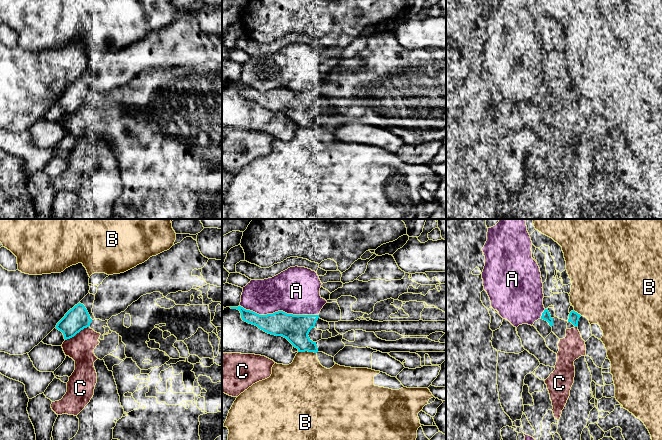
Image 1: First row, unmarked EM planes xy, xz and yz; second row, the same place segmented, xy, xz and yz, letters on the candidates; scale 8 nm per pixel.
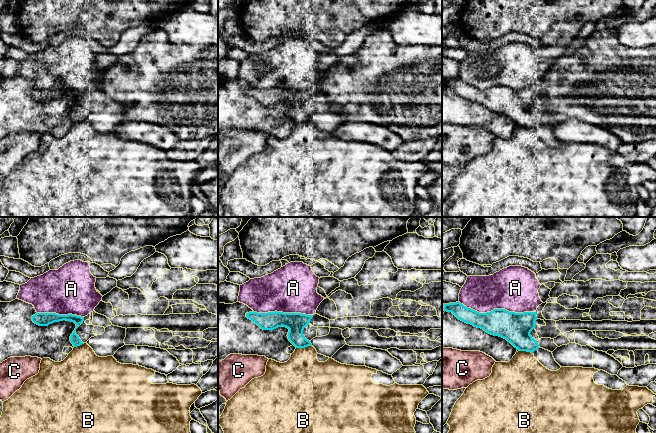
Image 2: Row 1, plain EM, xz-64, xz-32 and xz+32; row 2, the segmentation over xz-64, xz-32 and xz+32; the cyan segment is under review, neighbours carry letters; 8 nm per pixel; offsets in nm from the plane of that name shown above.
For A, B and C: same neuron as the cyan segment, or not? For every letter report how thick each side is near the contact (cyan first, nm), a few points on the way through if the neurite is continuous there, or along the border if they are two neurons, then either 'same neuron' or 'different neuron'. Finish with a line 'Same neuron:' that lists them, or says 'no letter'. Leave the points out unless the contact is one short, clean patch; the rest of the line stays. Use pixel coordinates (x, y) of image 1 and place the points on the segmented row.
A: 220/380 nm | different neuron
B: 220/380 nm | different neuron
C: 190/220 nm | different neuron
Same neuron: no letter

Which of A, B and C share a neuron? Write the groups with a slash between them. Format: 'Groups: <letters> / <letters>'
Groups: A / B / C

